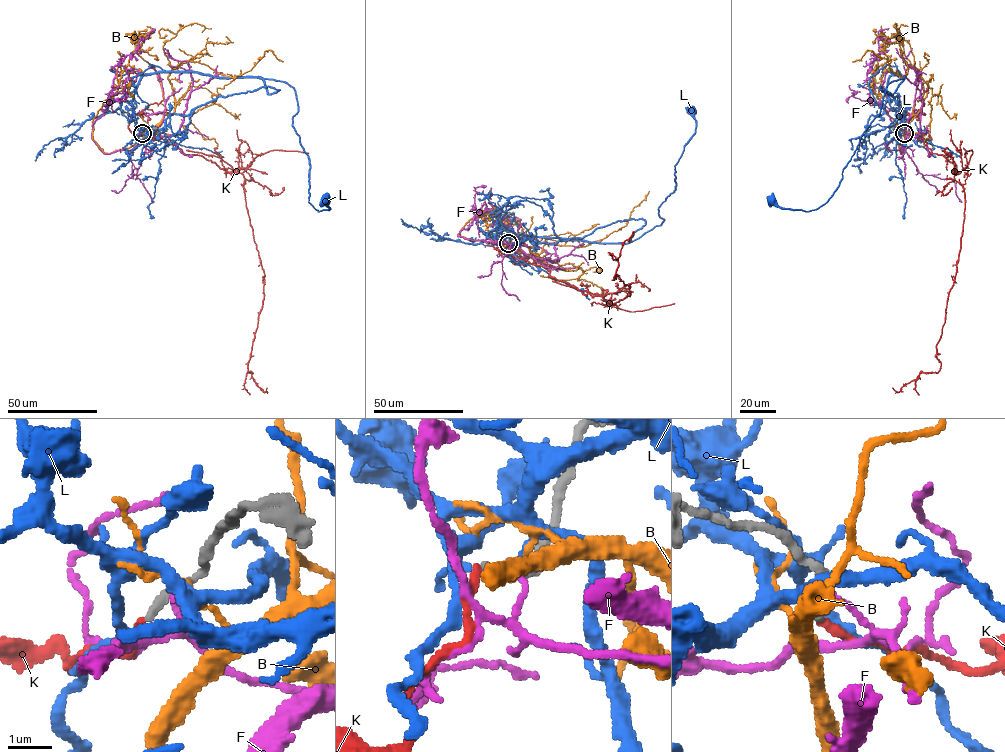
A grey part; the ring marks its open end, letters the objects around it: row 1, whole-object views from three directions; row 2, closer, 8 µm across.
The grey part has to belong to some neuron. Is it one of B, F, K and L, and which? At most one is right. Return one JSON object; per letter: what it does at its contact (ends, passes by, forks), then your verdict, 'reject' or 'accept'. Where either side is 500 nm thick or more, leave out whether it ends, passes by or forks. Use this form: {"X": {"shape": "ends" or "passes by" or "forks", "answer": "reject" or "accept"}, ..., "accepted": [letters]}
{"B": {"shape": "ends", "answer": "reject"}, "F": {"shape": "ends", "answer": "reject"}, "K": {"shape": "ends", "answer": "accept"}, "L": {"shape": "ends", "answer": "reject"}, "accepted": ["K"]}

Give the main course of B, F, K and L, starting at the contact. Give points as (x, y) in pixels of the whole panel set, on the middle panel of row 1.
B: (509, 243), (517, 242), (532, 252), (522, 260), (519, 252), (499, 239)
F: (509, 243), (516, 246), (458, 233), (472, 224), (475, 208), (505, 217), (520, 238)
K: (508, 243), (508, 254), (583, 294), (611, 294), (611, 304), (630, 294), (614, 279), (632, 231)
L: (509, 243), (554, 244), (644, 220), (630, 242), (660, 225), (658, 207), (694, 133), (690, 111)

